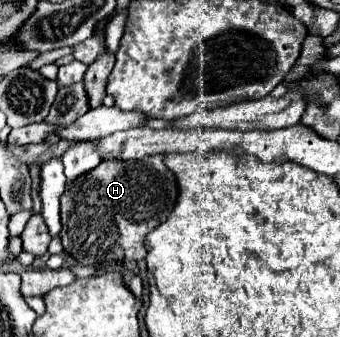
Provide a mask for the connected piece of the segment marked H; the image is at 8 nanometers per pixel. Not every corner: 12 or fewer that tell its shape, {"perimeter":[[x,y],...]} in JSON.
{"perimeter":[[164,155],[66,183],[60,241],[80,265],[140,261],[178,201]]}

